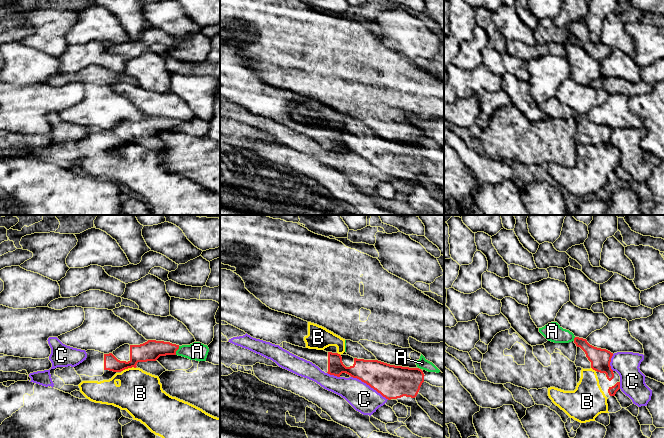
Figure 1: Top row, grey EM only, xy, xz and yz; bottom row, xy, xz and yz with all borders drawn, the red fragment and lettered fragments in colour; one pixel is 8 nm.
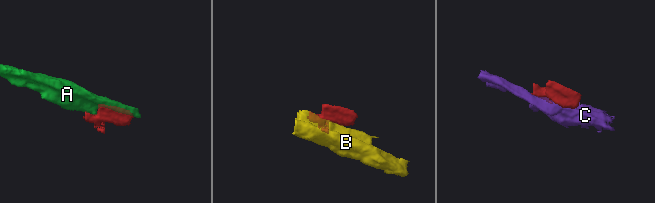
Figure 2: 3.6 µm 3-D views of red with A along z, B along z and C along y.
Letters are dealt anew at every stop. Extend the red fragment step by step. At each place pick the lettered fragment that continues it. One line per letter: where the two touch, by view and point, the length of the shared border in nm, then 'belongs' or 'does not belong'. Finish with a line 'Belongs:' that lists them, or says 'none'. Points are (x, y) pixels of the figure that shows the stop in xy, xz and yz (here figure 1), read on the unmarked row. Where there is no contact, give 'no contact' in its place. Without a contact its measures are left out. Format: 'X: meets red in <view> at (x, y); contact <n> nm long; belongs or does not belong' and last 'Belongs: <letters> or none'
A: meets red in xy at (177, 125); contact 80 nm long; belongs
B: meets red in xy at (128, 143); contact 120 nm long; does not belong
C: meets red in xz at (370, 162); contact 360 nm long; does not belong
Belongs: A

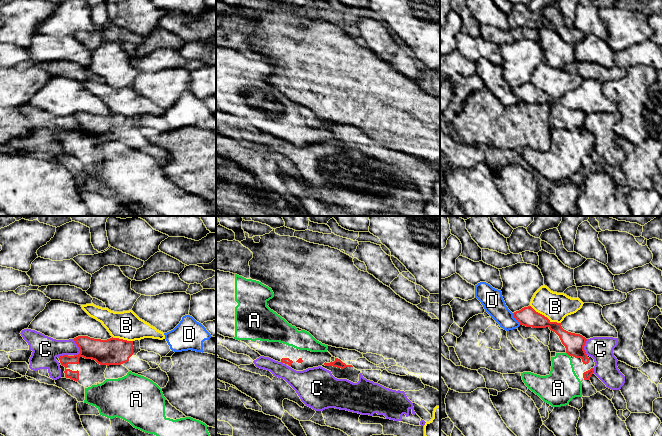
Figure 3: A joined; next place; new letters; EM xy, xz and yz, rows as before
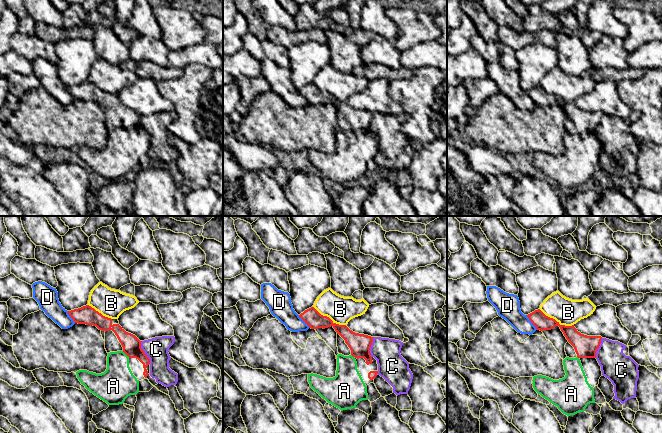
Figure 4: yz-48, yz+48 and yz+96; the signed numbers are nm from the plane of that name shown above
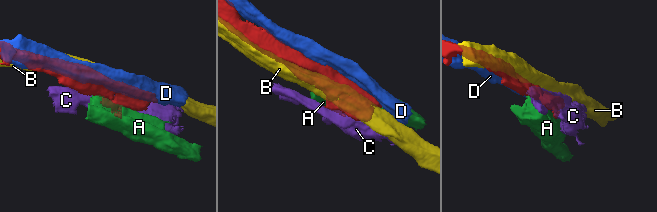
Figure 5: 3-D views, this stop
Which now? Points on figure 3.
A: meets red in yz at (567, 129); contact 50 nm long; does not belong
B: meets red in yz at (544, 92); contact 280 nm long; does not belong
C: meets red in xy at (78, 122); contact 140 nm long; does not belong
D: meets red in yz at (515, 94); contact 120 nm long; does not belong
Belongs: none

